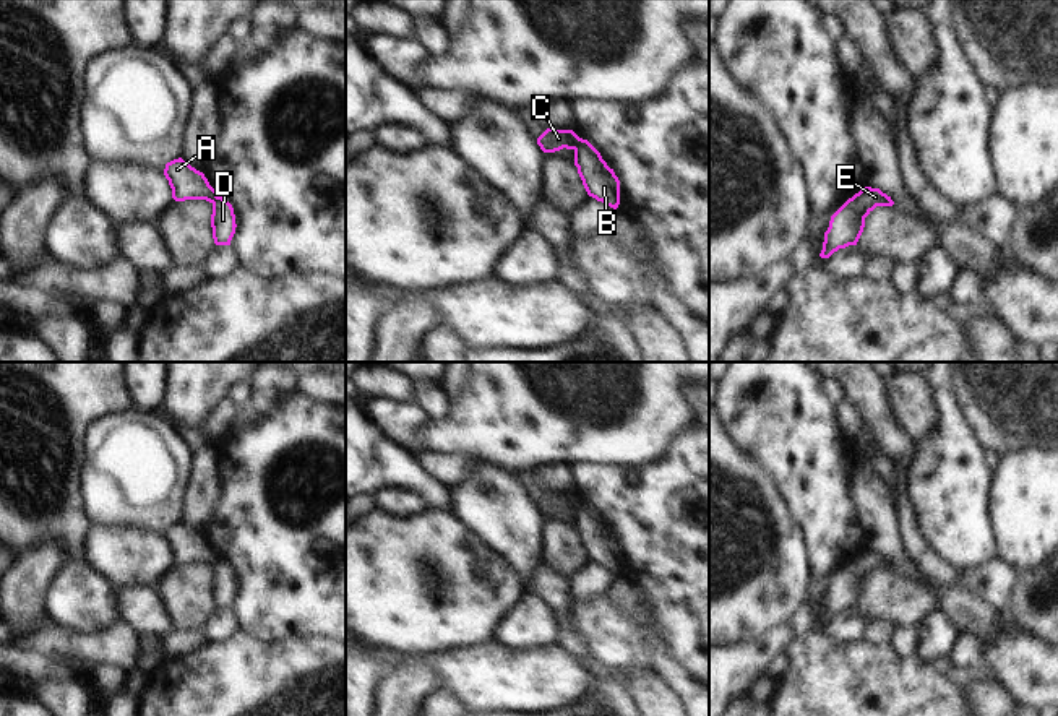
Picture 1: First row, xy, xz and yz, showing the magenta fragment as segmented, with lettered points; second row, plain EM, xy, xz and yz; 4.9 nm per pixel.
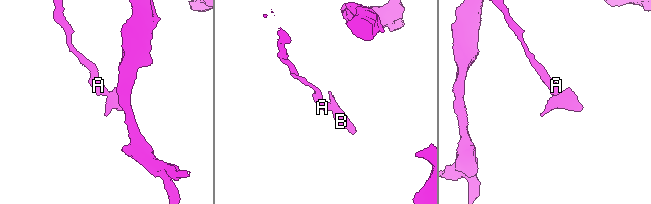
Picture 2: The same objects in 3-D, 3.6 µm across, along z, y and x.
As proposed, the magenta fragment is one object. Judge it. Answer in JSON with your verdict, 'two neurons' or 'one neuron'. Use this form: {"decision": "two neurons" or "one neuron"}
{"decision": "two neurons"}

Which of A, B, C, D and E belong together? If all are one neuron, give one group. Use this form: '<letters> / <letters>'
A C / B D E

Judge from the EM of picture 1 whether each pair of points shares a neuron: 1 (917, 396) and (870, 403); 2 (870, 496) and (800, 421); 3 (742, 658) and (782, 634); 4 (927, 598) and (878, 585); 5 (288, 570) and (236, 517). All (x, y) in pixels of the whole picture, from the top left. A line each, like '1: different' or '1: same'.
1: different
2: different
3: same
4: same
5: same

